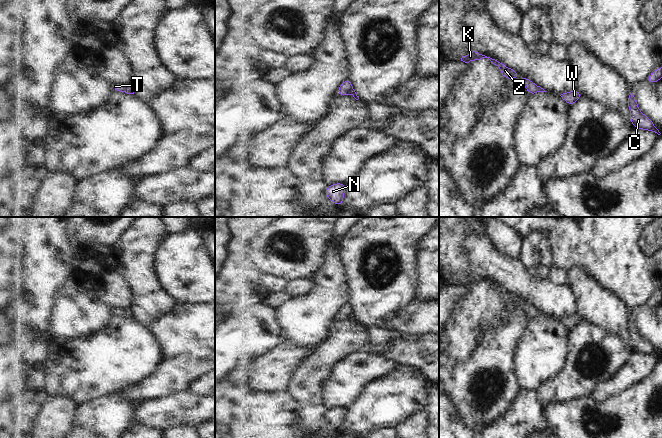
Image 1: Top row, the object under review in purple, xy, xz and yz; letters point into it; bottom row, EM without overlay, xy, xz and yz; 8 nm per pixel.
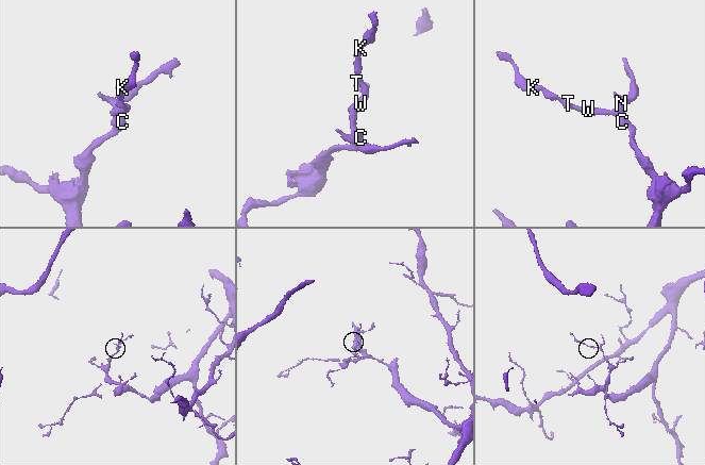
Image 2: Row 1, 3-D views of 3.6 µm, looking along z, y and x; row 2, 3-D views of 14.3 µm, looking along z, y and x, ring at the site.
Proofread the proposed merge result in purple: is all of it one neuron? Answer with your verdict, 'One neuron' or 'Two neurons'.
One neuron

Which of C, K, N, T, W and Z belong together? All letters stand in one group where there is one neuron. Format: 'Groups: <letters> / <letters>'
Groups: C K N T W Z

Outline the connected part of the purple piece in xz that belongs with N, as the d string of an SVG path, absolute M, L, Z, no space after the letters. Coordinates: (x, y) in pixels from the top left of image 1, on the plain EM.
M337 406L325 412L325 419L335 429L342 431L344 424L344 417L346 414L347 414L346 408Z

